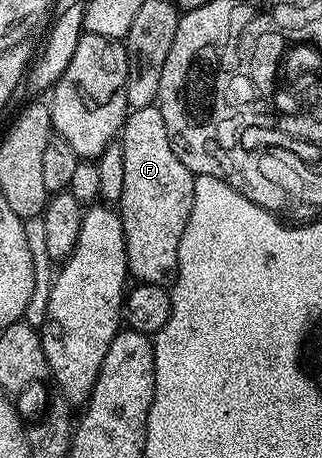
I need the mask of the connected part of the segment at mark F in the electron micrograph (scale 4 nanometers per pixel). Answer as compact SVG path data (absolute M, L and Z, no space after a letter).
M157 105L130 110L120 131L124 152L124 192L120 217L126 241L126 269L131 279L169 287L178 277L180 236L192 216L196 175L184 166L170 143Z

